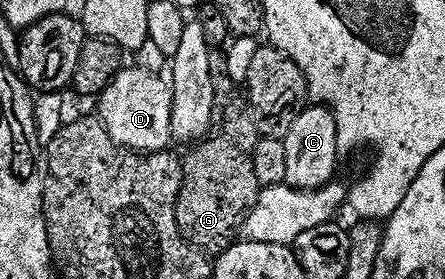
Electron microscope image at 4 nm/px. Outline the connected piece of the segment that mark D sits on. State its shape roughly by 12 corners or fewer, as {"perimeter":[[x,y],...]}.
{"perimeter":[[121,69],[98,96],[119,147],[169,150],[167,78]]}

